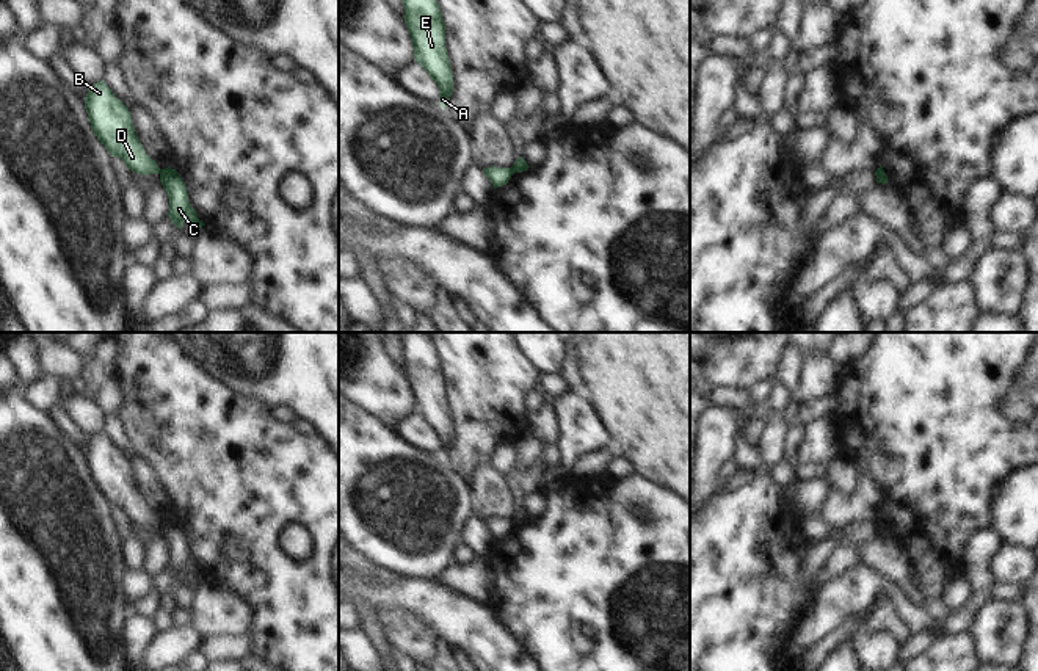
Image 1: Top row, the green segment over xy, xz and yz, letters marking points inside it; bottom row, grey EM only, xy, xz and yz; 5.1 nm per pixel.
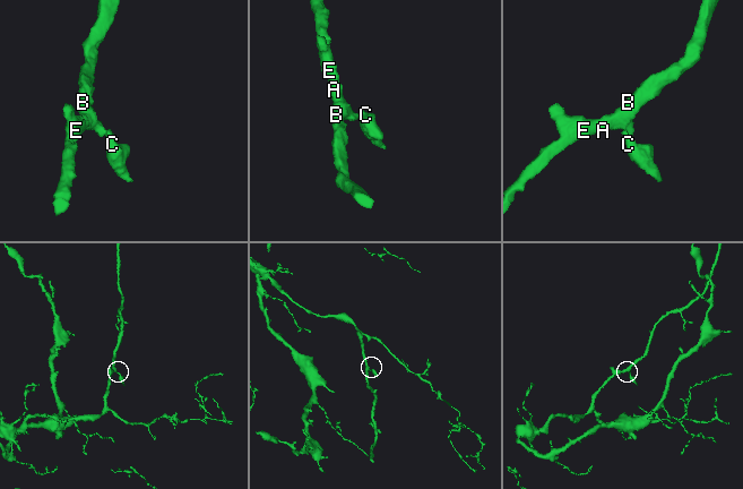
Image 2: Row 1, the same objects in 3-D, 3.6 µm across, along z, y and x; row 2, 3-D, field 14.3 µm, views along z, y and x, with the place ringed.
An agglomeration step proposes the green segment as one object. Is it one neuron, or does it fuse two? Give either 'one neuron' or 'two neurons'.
two neurons

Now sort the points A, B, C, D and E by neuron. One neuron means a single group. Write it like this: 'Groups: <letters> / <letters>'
Groups: A B D E / C

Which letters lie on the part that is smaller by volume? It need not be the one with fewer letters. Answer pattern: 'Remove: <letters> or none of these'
Remove: C

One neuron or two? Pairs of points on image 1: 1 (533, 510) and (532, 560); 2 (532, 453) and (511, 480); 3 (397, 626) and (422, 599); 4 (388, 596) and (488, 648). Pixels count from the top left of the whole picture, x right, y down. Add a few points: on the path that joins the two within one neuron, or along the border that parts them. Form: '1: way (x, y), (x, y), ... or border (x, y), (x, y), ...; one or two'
1: border (544, 493), (544, 508), (530, 518); two
2: way (526, 460), (515, 474); one
3: border (377, 610), (402, 609), (438, 635); two
4: way (413, 596), (431, 602), (463, 623); one

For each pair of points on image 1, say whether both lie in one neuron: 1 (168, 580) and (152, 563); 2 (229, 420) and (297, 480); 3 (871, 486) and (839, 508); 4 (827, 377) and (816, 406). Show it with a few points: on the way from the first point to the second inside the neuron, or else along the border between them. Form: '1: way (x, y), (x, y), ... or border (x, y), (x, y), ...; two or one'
1: border (166, 565), (149, 576); two
2: way (246, 438), (279, 471); one
3: way (864, 494), (847, 508); one
4: border (836, 392), (822, 398), (792, 400); two

